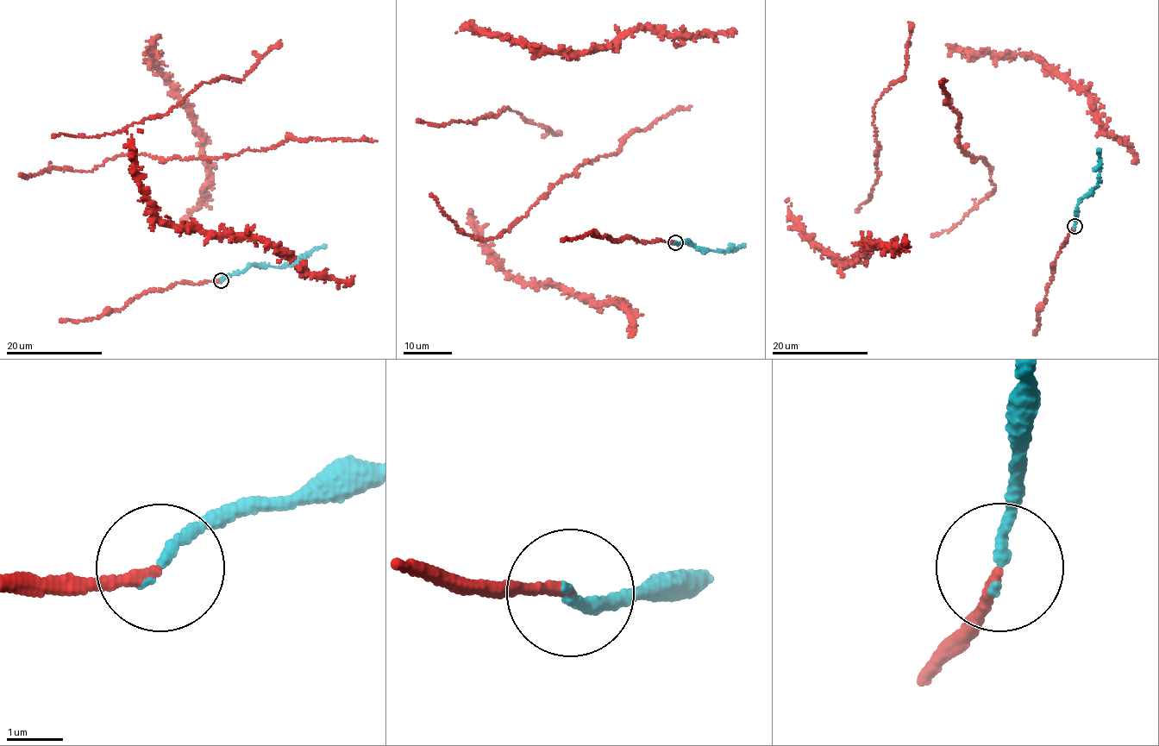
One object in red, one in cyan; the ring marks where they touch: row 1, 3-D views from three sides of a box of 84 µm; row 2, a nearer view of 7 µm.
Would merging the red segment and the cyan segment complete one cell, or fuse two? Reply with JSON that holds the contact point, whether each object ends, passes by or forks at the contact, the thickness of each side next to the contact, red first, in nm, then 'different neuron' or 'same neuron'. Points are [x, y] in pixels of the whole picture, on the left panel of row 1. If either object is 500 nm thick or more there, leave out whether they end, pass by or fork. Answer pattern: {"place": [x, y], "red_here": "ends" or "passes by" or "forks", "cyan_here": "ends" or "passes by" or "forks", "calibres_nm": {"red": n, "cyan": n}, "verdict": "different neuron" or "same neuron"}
{"place": [221, 280], "red_here": "ends", "cyan_here": "ends", "calibres_nm": {"red": 180, "cyan": 170}, "verdict": "same neuron"}

